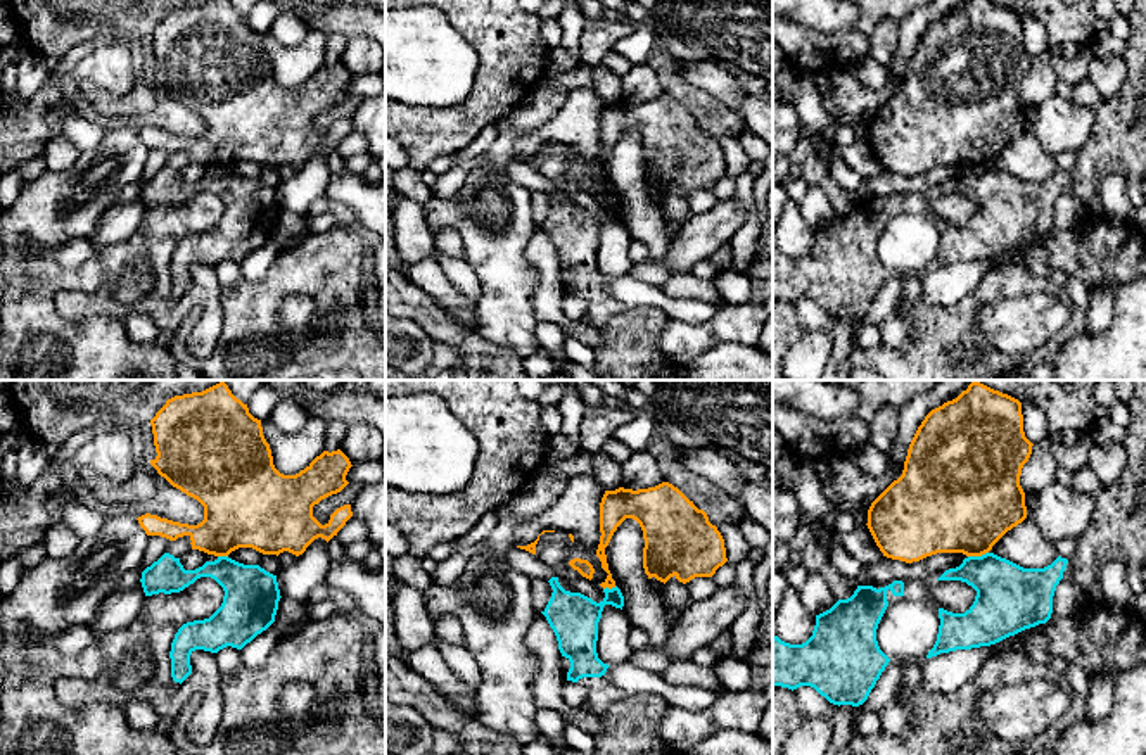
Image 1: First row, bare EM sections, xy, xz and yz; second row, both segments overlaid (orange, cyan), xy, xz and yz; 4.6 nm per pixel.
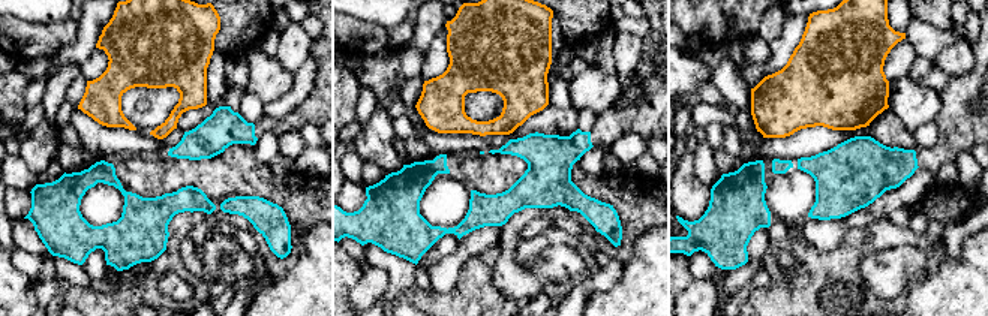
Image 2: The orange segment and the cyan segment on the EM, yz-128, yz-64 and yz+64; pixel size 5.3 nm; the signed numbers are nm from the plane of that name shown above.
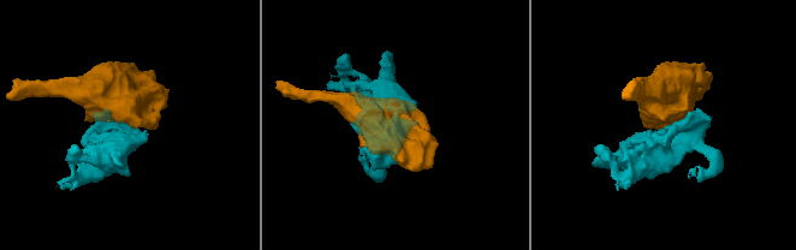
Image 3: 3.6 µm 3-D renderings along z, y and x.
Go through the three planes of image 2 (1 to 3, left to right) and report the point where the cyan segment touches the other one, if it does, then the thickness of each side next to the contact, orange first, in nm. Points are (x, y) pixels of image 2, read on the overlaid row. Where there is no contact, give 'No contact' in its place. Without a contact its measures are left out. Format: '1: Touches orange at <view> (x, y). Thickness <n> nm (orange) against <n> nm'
1: No contact
2: No contact
3: No contact

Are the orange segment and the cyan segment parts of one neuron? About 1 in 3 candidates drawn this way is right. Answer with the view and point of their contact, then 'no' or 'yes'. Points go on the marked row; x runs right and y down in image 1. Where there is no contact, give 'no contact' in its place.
meets orange in yz at (977, 555); no

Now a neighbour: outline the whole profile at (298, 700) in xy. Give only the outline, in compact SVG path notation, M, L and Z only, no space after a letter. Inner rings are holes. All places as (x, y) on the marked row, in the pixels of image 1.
M290 682L283 688L277 710L282 719L290 722L297 731L315 727L313 710L318 703L318 693L311 684Z

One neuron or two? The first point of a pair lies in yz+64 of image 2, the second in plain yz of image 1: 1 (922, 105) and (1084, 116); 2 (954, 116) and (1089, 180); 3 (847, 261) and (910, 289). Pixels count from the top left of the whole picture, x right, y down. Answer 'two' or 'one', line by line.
1: one
2: one
3: two

